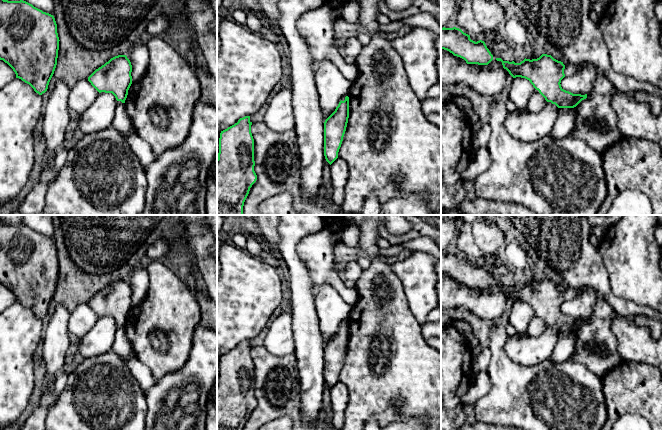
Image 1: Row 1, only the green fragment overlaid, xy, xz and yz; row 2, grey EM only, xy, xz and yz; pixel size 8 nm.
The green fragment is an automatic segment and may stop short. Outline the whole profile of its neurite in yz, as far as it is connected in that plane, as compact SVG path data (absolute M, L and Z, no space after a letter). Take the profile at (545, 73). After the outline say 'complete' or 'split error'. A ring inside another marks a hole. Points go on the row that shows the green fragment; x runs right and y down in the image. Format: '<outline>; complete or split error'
M542 54L539 58L532 60L525 58L520 63L515 63L514 61L503 61L501 58L496 58L496 60L502 62L503 68L506 69L513 78L521 77L529 80L533 87L539 91L539 93L545 98L547 102L555 104L558 108L574 108L582 100L587 98L587 94L573 94L564 90L560 84L561 80L565 76L572 76L585 67L586 63L578 65L567 63L565 66L563 62L554 59L551 55L547 54Z; split error

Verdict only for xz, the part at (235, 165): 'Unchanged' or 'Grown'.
Unchanged

